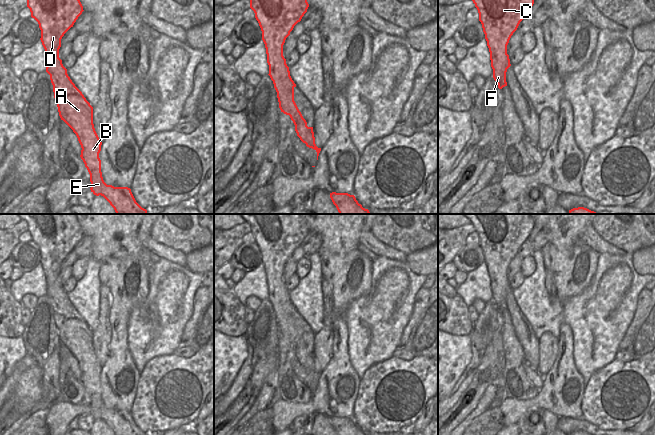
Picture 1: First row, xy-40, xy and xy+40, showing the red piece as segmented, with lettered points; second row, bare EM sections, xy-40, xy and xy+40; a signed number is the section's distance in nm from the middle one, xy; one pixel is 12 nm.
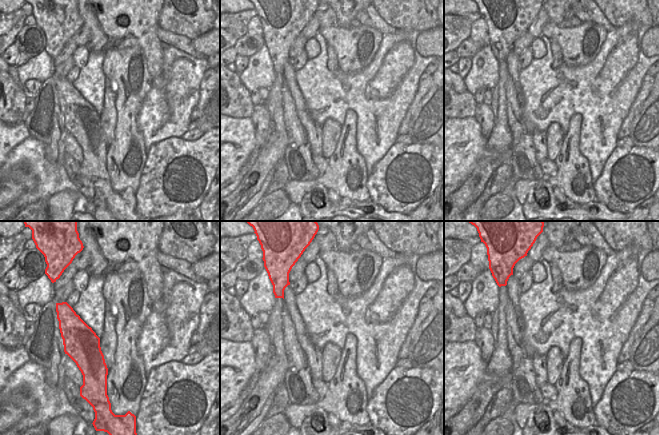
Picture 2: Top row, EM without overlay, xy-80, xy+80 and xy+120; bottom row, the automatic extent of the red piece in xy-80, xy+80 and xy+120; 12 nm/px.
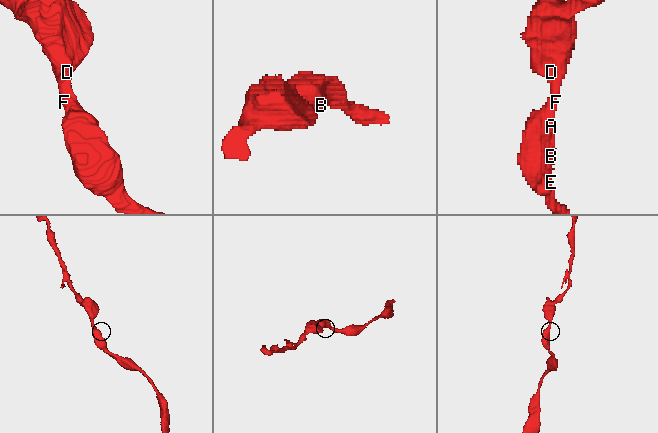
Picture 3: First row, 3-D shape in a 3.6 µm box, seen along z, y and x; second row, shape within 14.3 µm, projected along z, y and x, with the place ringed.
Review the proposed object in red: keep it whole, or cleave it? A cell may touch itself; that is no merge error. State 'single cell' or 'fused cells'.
single cell

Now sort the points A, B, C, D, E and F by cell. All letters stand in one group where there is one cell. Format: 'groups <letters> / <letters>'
groups A B C D E F

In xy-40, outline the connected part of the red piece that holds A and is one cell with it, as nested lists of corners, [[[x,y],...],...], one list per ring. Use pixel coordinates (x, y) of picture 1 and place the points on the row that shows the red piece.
[[[27,0],[27,7],[30,9],[31,17],[38,22],[41,30],[40,40],[45,49],[47,60],[46,72],[50,75],[53,85],[59,116],[73,130],[81,145],[80,157],[90,174],[91,192],[96,196],[103,196],[114,208],[116,214],[147,214],[147,210],[136,202],[130,188],[114,187],[104,182],[101,172],[101,160],[99,158],[102,142],[94,128],[93,107],[72,82],[67,74],[67,69],[59,58],[62,37],[73,27],[78,17],[84,11],[80,0]]]

